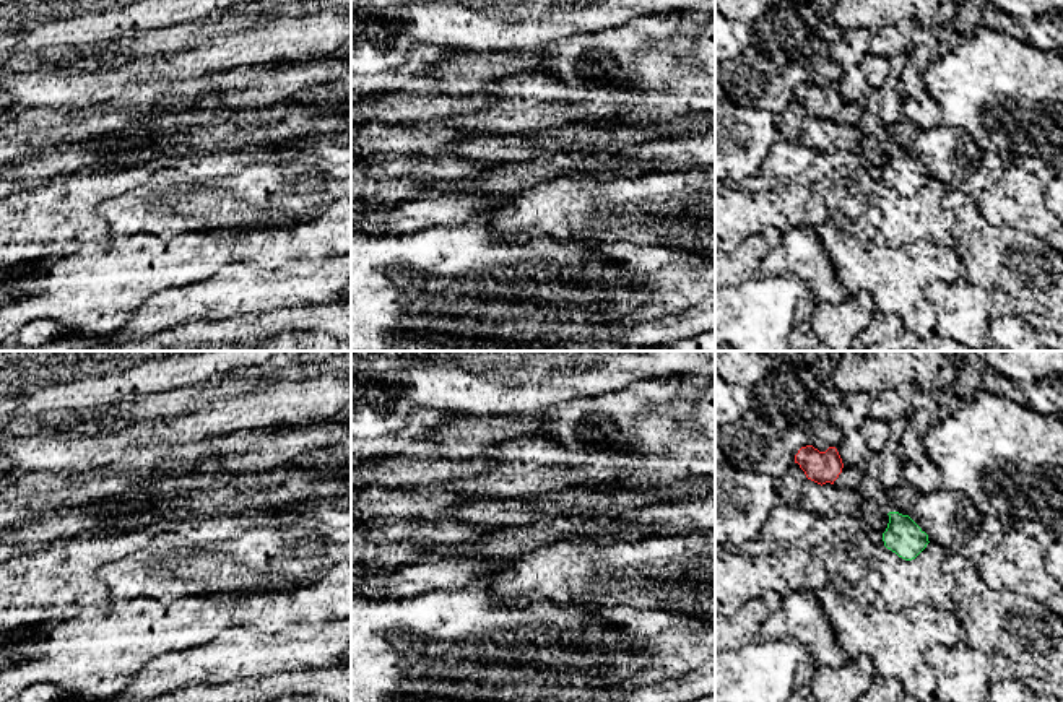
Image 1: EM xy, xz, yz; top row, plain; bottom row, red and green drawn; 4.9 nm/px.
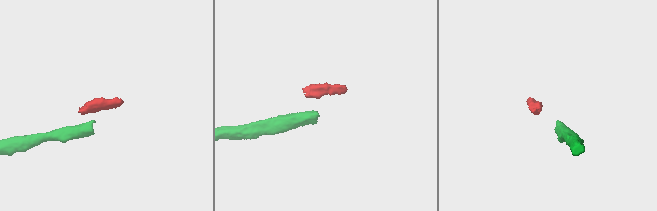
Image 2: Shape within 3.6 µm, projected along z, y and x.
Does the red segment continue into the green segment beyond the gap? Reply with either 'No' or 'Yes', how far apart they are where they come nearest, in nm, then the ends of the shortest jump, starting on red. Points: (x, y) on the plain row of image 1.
No. Distance 300 nm. Across: yz (837, 112), (888, 150)

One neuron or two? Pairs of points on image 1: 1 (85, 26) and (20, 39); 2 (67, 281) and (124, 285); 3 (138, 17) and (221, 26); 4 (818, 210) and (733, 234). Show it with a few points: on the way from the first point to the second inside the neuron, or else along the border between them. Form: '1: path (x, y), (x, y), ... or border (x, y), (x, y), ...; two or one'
1: path (69, 26), (36, 26); one
2: path (82, 285), (109, 285); one
3: border (207, 18), (148, 30); two
4: path (797, 203), (789, 199), (767, 199), (754, 215); one

